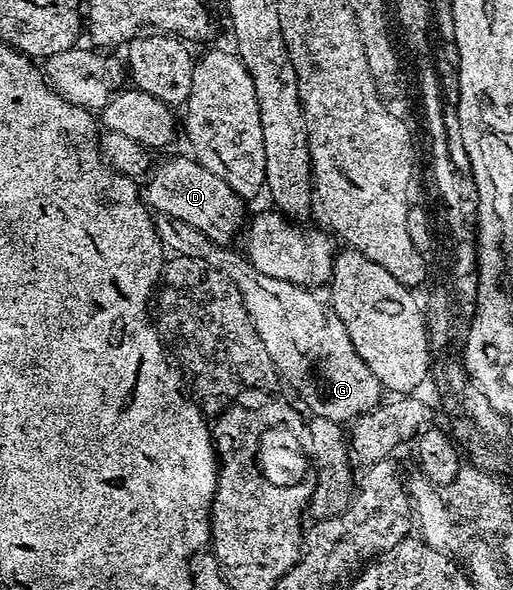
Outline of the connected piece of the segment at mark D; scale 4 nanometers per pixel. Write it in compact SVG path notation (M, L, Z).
M194 157L187 158L167 158L163 163L156 165L150 171L149 177L146 179L145 185L145 202L148 207L156 215L163 215L166 218L183 221L190 228L195 228L197 232L203 234L209 241L216 244L231 244L235 238L235 233L242 231L245 226L245 218L243 222L243 206L244 199L240 198L237 192L233 192L233 188L229 188L229 184L225 184L225 180L221 180L221 176L213 176L213 172L209 172L202 164L195 161Z

